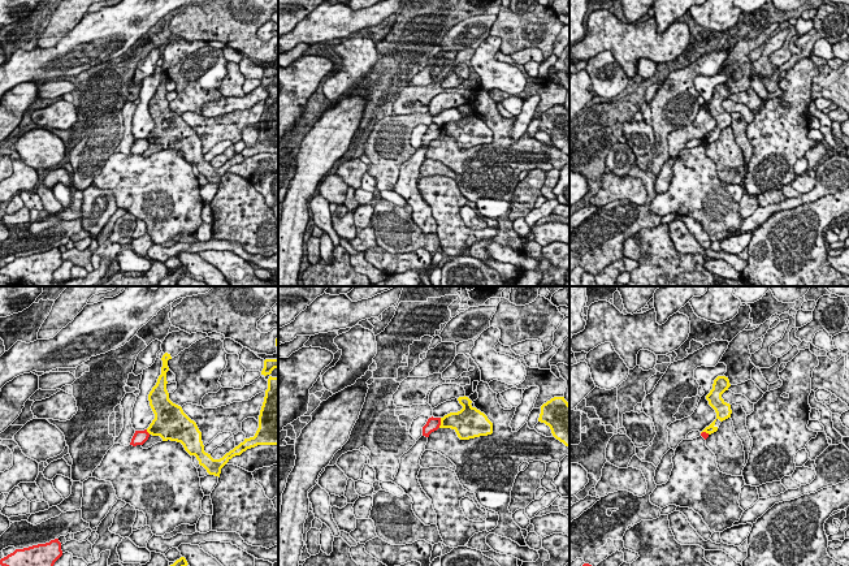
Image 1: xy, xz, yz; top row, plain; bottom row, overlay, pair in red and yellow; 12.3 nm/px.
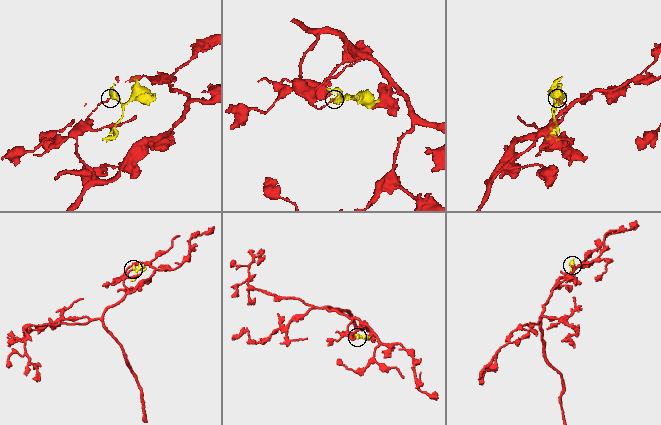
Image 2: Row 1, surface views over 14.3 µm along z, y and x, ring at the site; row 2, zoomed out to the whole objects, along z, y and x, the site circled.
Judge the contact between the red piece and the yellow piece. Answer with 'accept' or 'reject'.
reject

